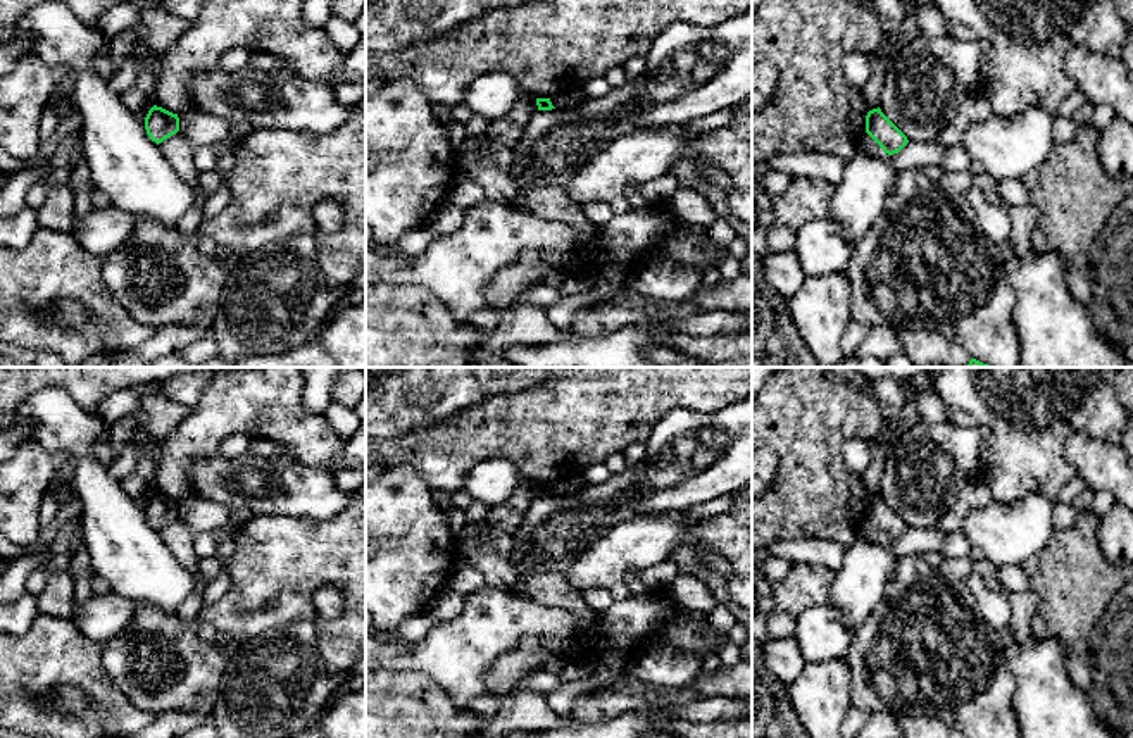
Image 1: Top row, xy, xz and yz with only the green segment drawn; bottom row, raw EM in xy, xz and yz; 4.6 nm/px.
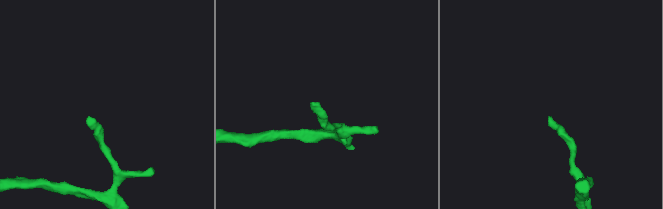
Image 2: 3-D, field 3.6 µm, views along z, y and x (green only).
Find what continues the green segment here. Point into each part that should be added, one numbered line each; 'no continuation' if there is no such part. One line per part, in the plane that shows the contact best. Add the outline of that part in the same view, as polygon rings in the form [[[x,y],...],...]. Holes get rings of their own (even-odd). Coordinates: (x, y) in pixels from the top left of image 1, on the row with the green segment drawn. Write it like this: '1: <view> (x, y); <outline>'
no continuation

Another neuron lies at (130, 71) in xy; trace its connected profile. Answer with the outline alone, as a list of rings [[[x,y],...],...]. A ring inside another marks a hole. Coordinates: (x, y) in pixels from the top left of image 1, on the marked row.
[[[138,59],[126,60],[107,81],[109,88],[121,95],[129,90],[141,76],[141,62]]]

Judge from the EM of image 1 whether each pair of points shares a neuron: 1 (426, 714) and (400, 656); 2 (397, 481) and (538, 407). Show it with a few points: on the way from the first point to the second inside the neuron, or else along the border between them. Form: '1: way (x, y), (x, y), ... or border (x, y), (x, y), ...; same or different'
1: border (383, 668), (421, 673), (444, 695); different
2: border (387, 464), (409, 464), (431, 488); different

